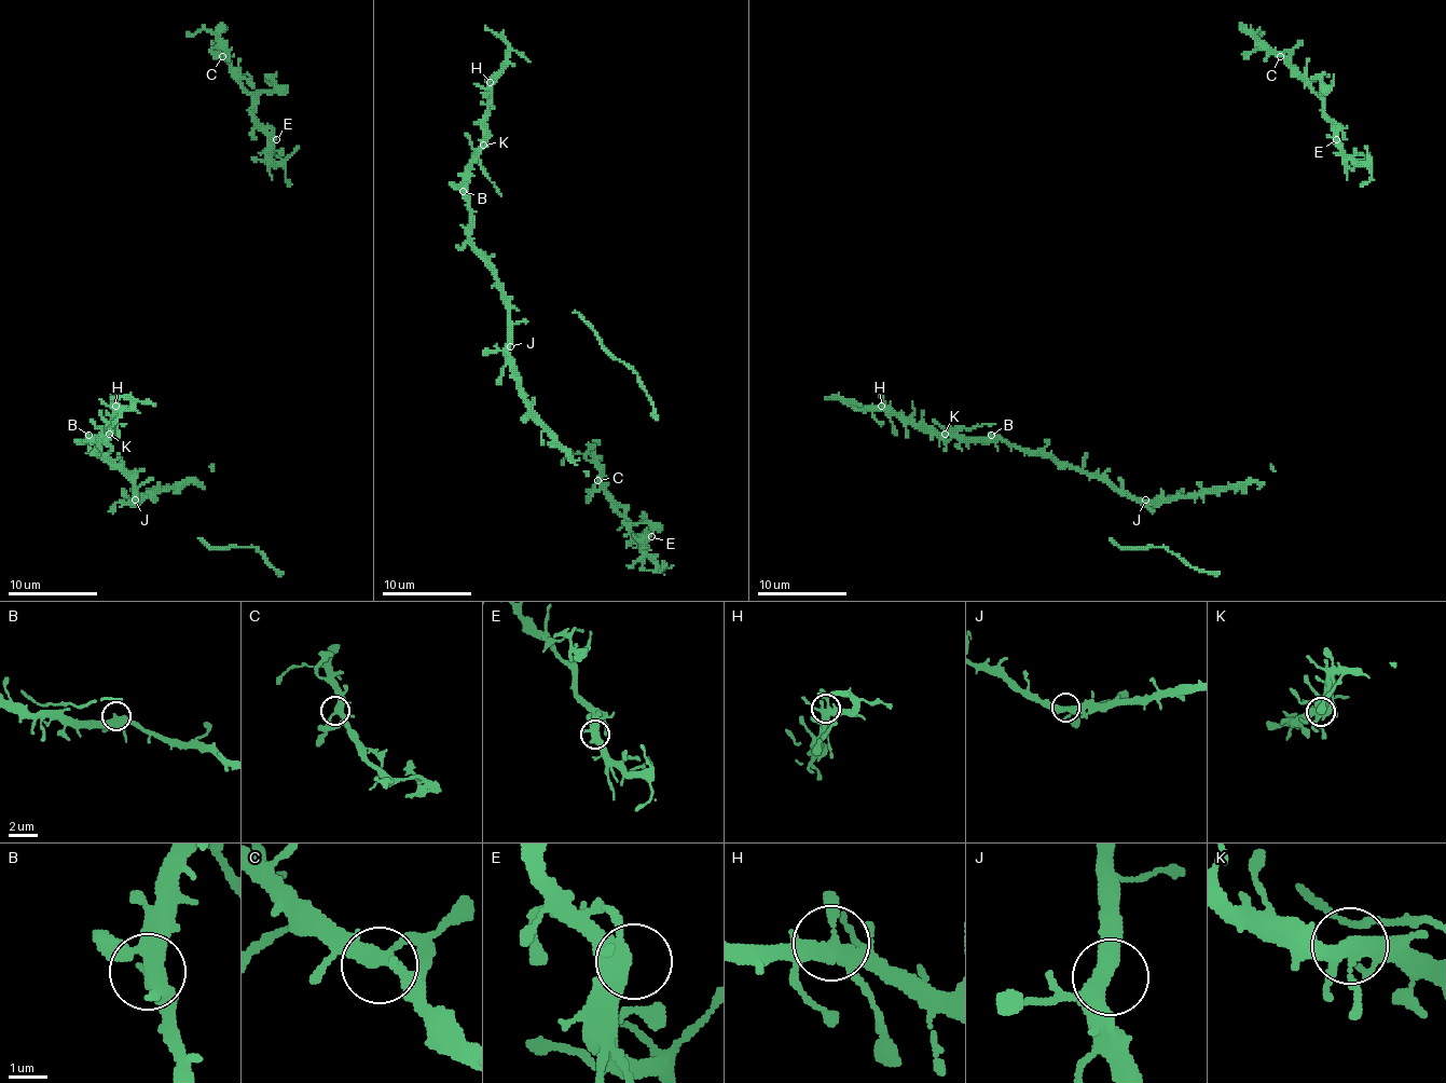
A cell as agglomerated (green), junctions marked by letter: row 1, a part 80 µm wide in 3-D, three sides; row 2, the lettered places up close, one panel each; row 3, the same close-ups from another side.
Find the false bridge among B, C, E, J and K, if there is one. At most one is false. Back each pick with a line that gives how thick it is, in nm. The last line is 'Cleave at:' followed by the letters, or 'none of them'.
Cleave at: none of them

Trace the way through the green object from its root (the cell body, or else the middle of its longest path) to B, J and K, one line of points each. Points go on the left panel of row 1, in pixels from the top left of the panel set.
B: (203, 482), (176, 484), (133, 499), (131, 480), (95, 451), (95, 441), (88, 435)
J: (203, 482), (176, 484), (135, 499)
K: (203, 482), (176, 484), (133, 499), (131, 480), (95, 451), (93, 439), (108, 433)

